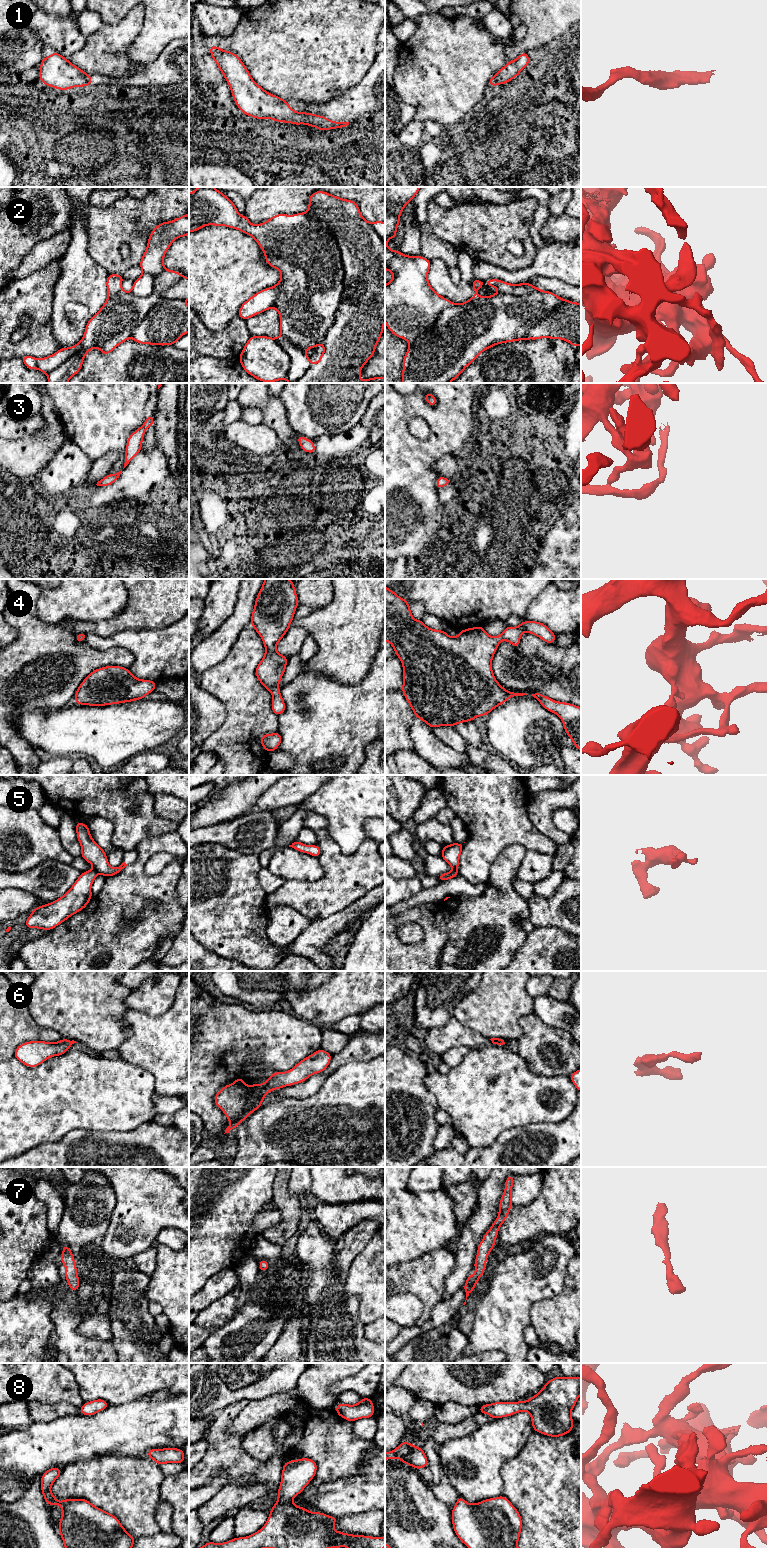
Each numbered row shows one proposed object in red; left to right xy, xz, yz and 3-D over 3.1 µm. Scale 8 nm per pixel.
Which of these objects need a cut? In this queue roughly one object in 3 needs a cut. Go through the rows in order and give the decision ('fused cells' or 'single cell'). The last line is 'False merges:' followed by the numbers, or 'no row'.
1: single cell
2: single cell
3: single cell
4: single cell
5: fused cells
6: single cell
7: single cell
8: single cell
False merges: 5

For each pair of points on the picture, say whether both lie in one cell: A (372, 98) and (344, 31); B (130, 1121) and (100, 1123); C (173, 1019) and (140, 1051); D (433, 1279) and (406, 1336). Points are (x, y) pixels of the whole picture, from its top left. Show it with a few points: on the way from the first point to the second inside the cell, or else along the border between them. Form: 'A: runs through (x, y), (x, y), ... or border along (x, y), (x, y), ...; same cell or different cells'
A: border along (374, 59), (368, 71), (355, 86); different cells
B: runs through (123, 1121), (107, 1121); same cell
C: runs through (165, 1027), (148, 1044); same cell
D: border along (445, 1296), (420, 1326), (415, 1325); different cells

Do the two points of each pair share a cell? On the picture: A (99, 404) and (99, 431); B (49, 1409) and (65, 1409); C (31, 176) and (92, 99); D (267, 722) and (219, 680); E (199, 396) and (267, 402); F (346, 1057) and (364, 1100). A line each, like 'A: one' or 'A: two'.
A: one
B: one
C: one
D: one
E: one
F: two

